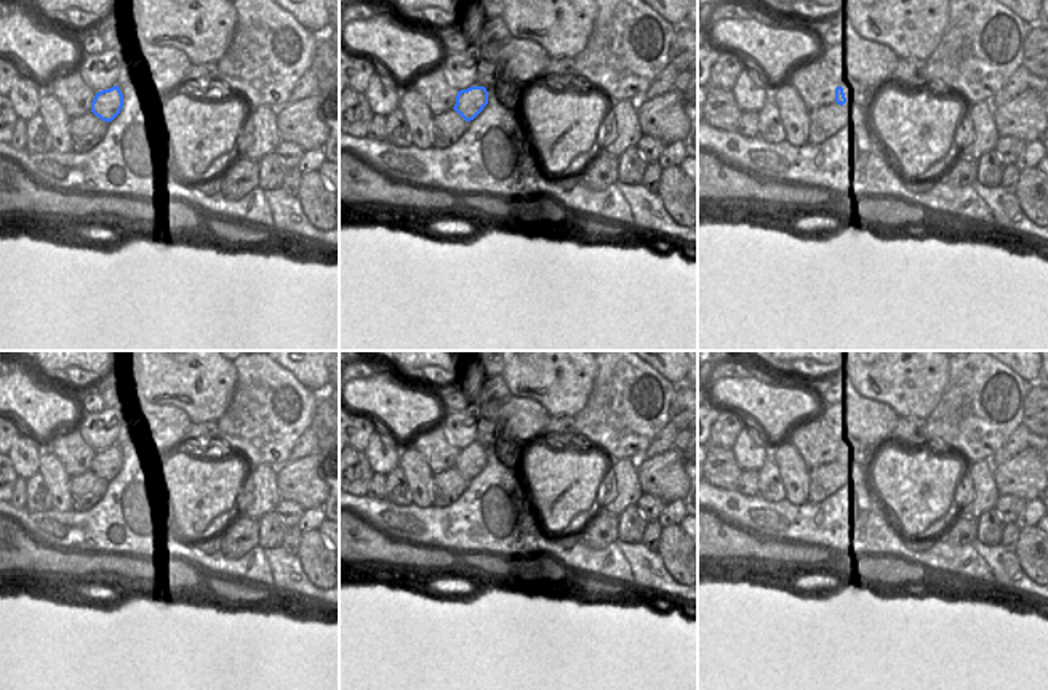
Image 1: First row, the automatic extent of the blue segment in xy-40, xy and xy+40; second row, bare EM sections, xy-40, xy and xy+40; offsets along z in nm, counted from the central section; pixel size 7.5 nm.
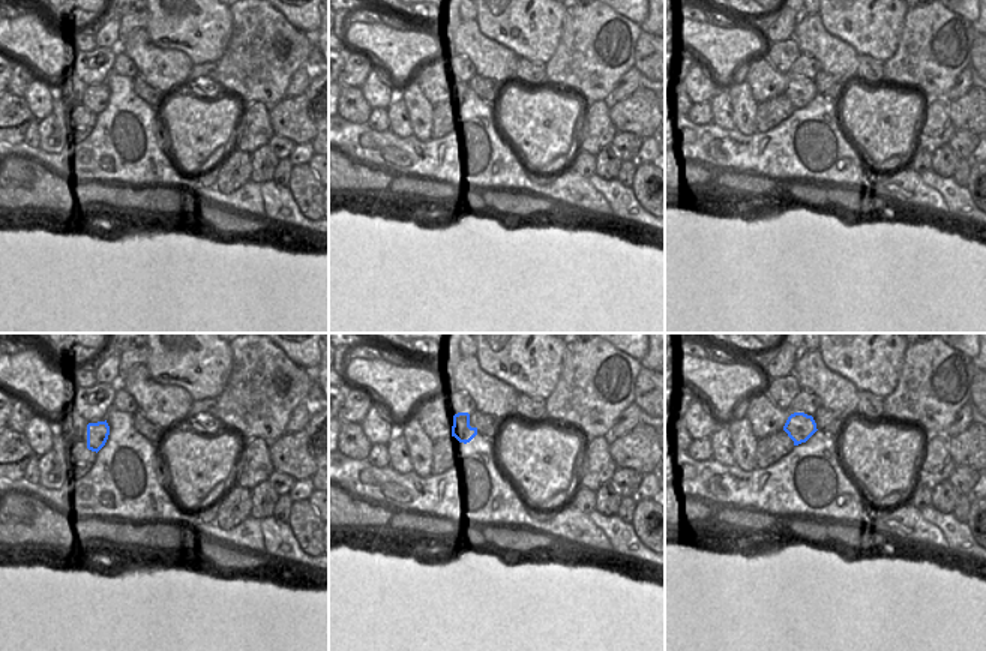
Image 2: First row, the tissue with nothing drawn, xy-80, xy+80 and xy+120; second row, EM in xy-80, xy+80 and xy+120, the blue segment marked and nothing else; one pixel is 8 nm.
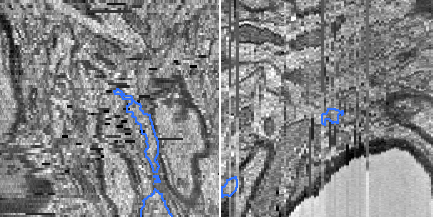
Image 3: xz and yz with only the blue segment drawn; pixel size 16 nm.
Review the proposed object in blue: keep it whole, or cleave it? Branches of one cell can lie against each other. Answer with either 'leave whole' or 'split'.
leave whole

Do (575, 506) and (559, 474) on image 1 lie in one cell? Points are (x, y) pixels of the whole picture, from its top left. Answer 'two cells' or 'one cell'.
one cell

